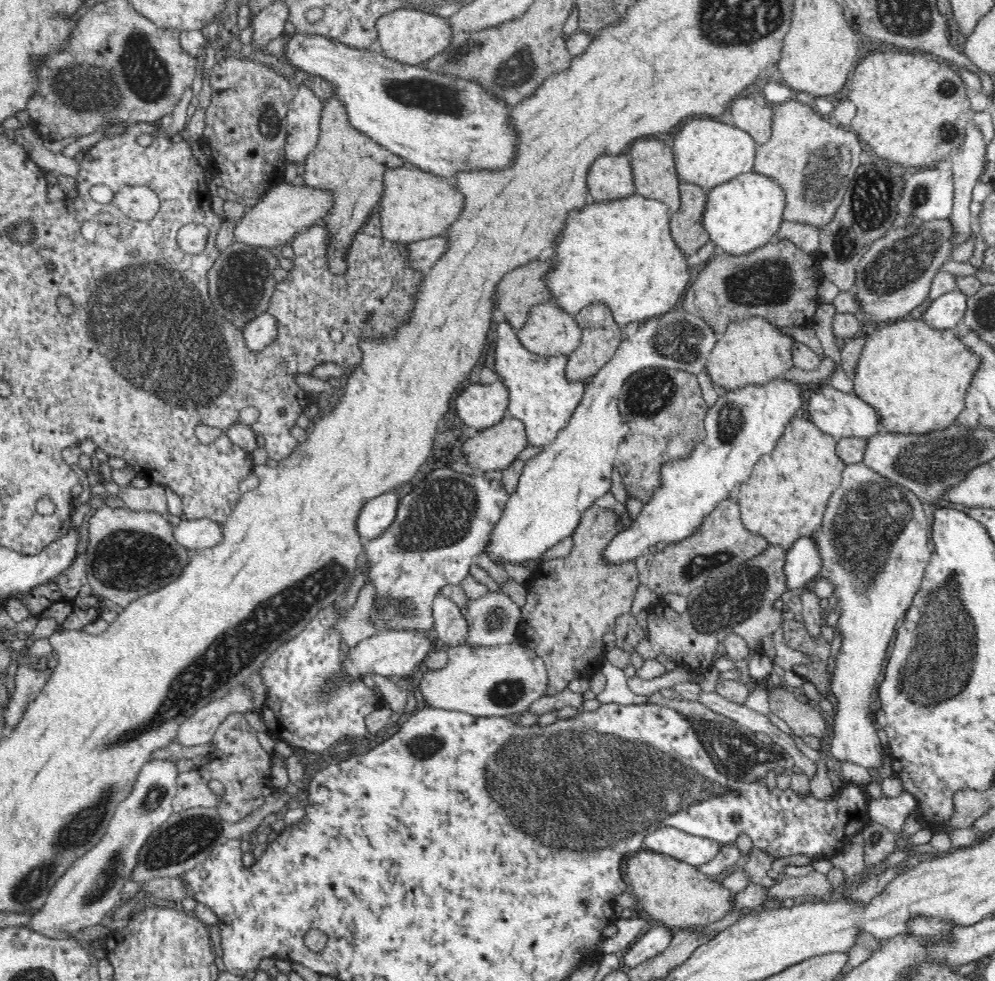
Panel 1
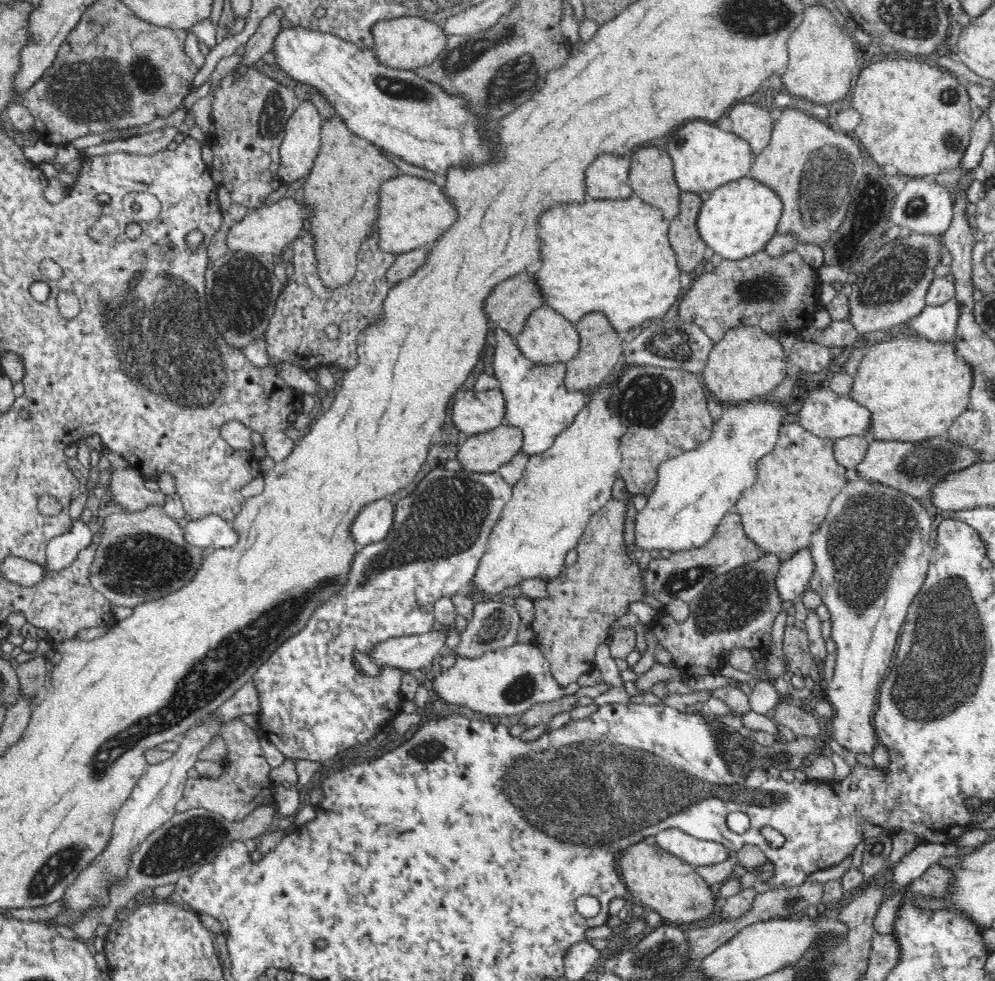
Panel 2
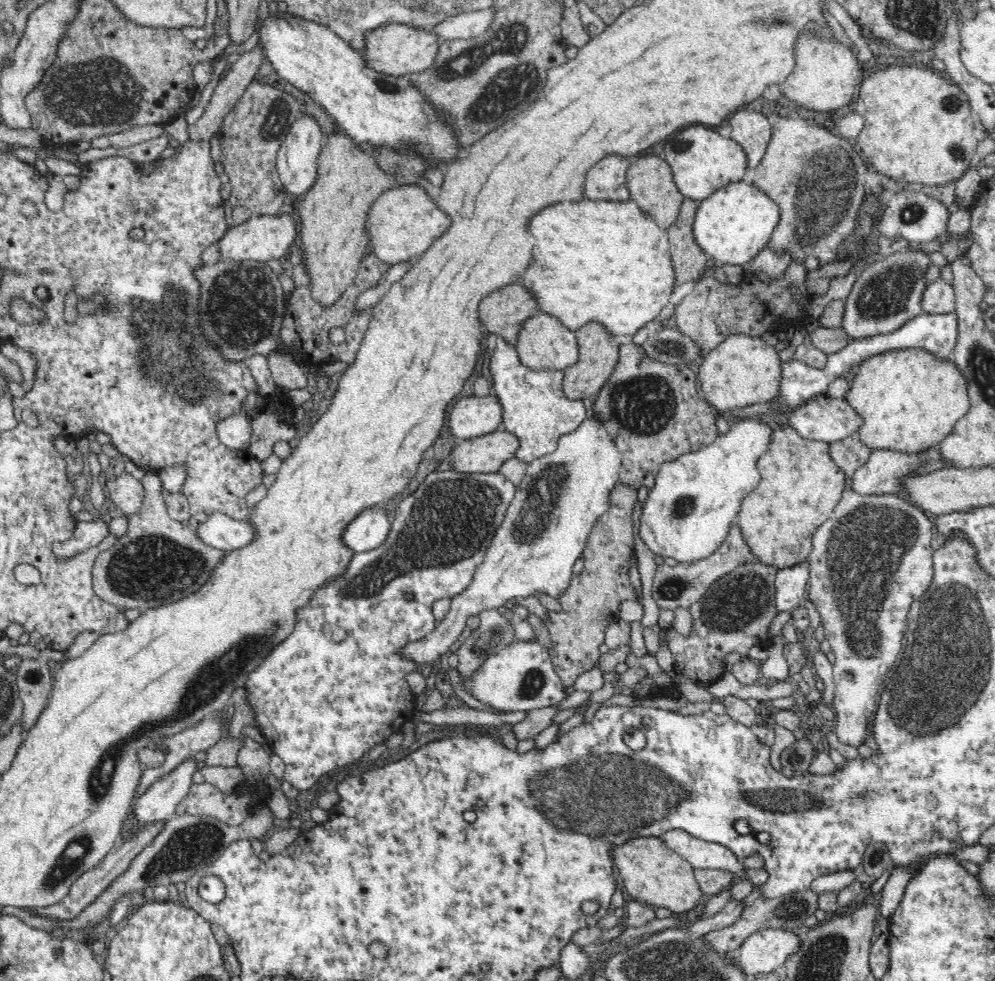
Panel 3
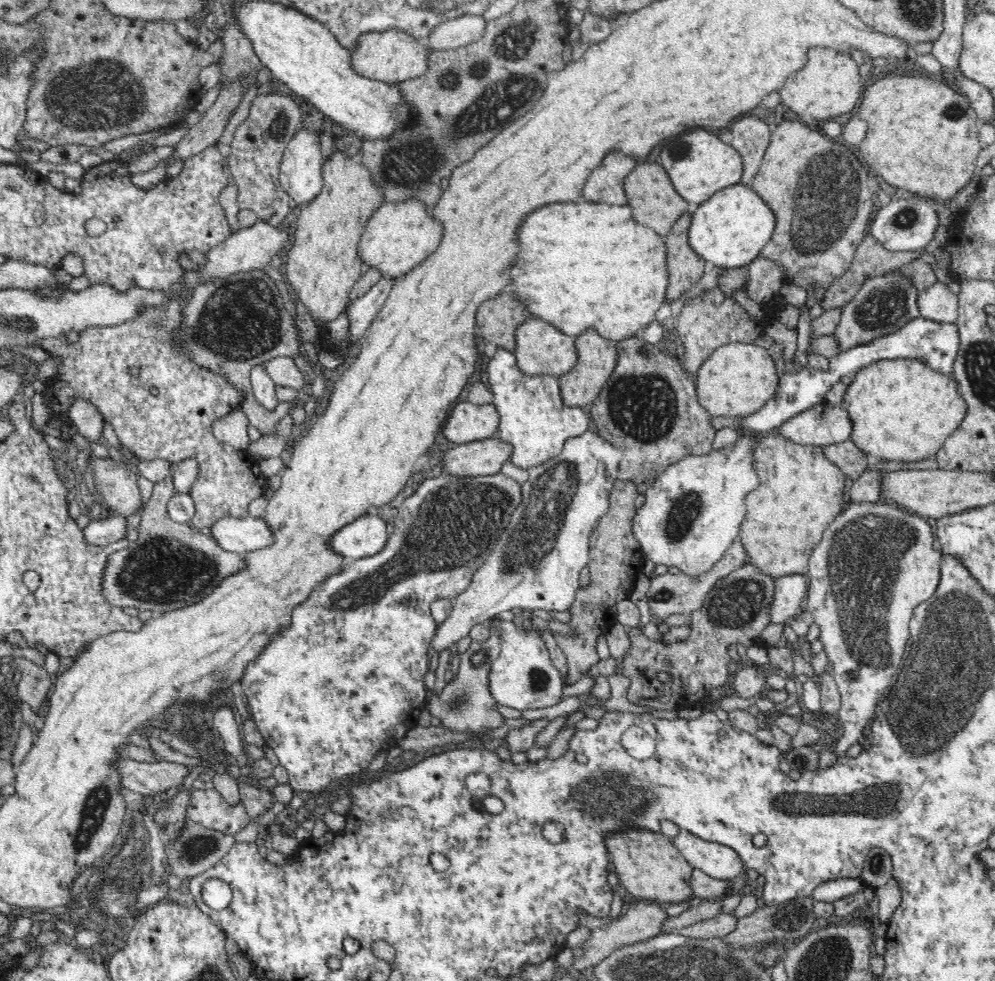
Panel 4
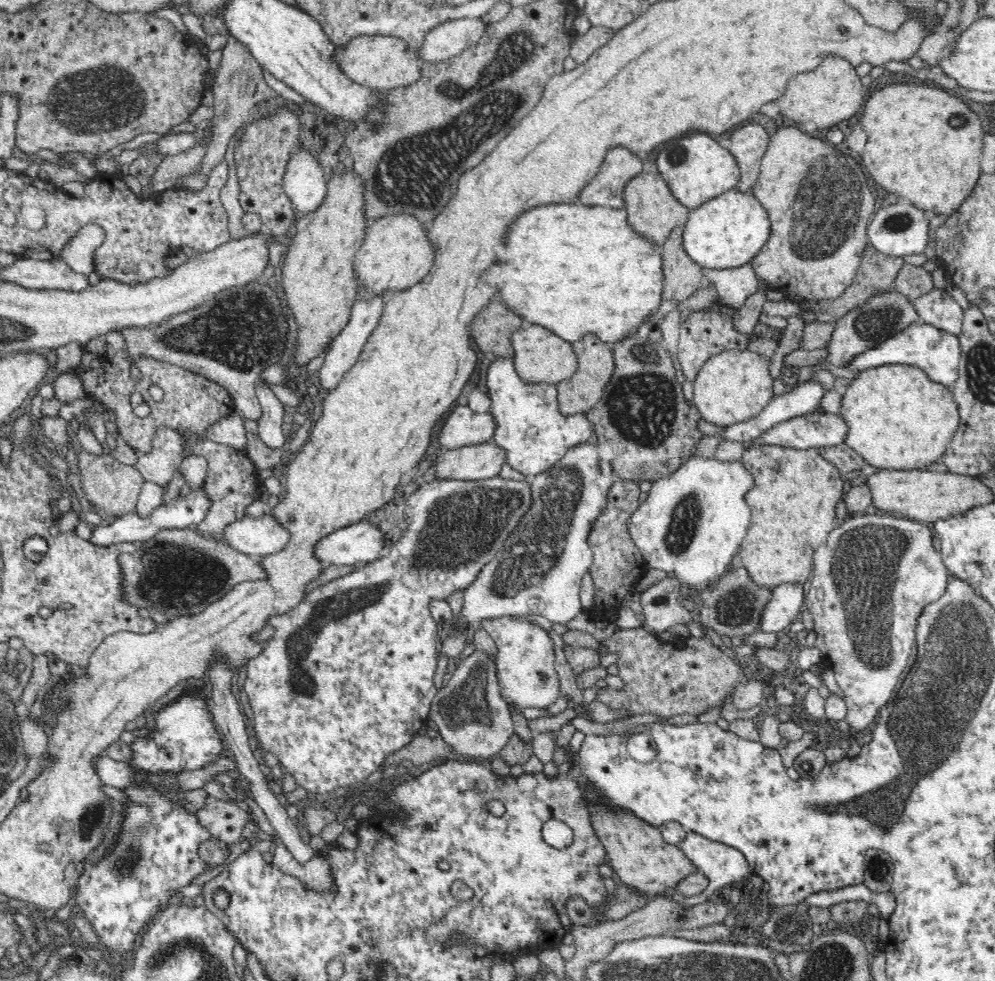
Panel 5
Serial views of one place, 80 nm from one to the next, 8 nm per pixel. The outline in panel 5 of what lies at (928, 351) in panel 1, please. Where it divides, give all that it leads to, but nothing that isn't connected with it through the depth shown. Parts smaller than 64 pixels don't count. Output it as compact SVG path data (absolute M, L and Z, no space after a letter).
M907 364L862 370L841 400L838 414L848 426L846 445L877 469L912 471L934 464L945 454L961 420L952 390Z

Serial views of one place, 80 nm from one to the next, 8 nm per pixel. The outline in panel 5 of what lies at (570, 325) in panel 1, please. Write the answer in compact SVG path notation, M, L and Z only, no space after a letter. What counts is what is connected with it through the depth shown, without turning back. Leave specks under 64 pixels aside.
M524 321L522 326L511 334L514 347L513 363L518 376L524 382L534 384L558 384L562 380L572 378L578 368L573 343L560 338L543 326L536 326Z

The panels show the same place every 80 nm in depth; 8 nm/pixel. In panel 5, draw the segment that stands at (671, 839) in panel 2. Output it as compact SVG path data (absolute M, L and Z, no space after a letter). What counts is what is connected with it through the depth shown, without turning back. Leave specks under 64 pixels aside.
M686 831L685 839L678 845L682 849L682 852L686 854L686 857L688 857L690 861L696 865L696 868L706 875L709 880L709 885L702 894L680 899L680 904L683 908L690 908L690 906L707 902L712 899L712 895L718 889L723 888L727 884L736 884L736 882L742 881L752 874L744 854L742 854L740 850L727 844L710 840L692 831Z

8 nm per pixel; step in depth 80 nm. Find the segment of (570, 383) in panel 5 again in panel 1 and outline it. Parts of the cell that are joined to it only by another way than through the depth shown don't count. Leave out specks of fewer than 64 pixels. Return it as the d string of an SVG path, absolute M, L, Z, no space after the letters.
M594 302L582 308L575 316L575 322L581 328L582 336L578 348L570 353L565 368L566 378L570 382L588 382L592 377L598 374L606 362L614 356L622 342L621 327L613 319L611 310L603 302Z

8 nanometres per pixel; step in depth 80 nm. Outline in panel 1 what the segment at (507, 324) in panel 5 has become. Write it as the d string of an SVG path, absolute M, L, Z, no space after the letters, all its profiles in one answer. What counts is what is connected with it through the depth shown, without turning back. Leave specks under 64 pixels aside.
M536 260L505 274L497 284L494 307L502 309L502 316L516 331L526 324L528 314L537 304L552 300L545 274L551 269L550 262L538 263Z

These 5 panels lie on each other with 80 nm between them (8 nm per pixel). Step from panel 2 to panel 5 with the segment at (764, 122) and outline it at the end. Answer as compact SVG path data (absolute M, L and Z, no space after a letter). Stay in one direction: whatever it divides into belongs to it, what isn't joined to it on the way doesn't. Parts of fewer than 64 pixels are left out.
M743 123L733 129L728 150L735 156L741 172L736 186L740 192L748 192L758 180L768 143L766 129L757 123Z

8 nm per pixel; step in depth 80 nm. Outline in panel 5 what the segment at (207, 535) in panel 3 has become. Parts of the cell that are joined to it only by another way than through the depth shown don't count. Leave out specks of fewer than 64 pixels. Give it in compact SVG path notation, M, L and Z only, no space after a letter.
M272 512L257 518L244 516L230 522L222 534L220 539L233 550L257 559L277 554L290 540L290 531L280 526Z

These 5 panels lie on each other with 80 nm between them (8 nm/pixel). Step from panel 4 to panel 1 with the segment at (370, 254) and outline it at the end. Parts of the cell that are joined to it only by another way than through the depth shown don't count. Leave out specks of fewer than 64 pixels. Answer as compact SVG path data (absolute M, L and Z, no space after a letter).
M405 164L398 168L386 170L383 178L383 195L380 203L380 227L386 240L399 242L399 244L412 244L418 240L434 238L447 234L447 230L453 222L456 222L464 206L463 194L457 190L454 182L446 177L438 176L425 170L420 170L416 166Z

